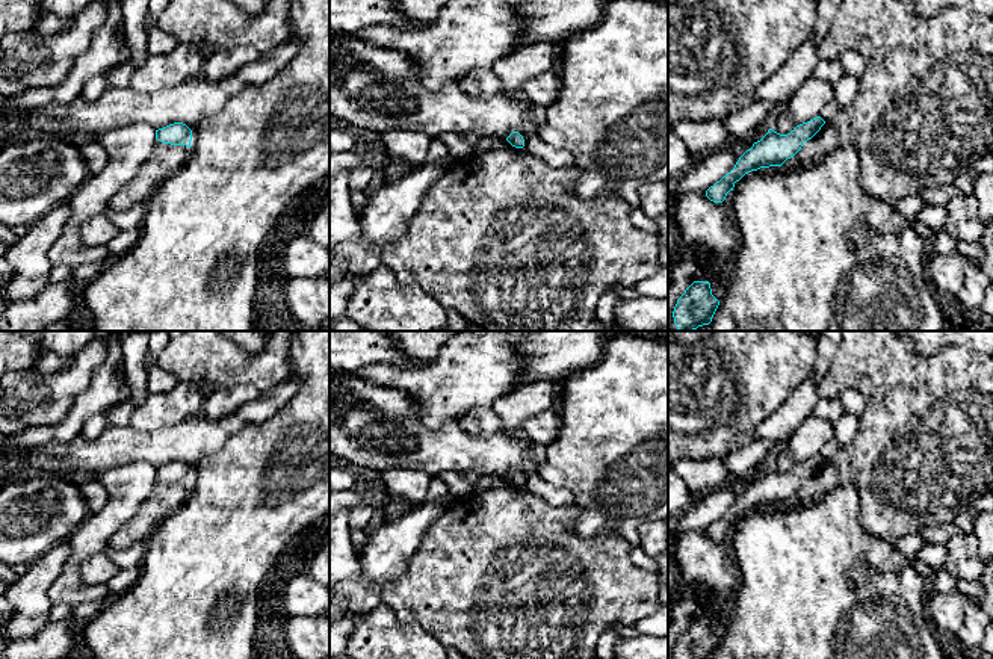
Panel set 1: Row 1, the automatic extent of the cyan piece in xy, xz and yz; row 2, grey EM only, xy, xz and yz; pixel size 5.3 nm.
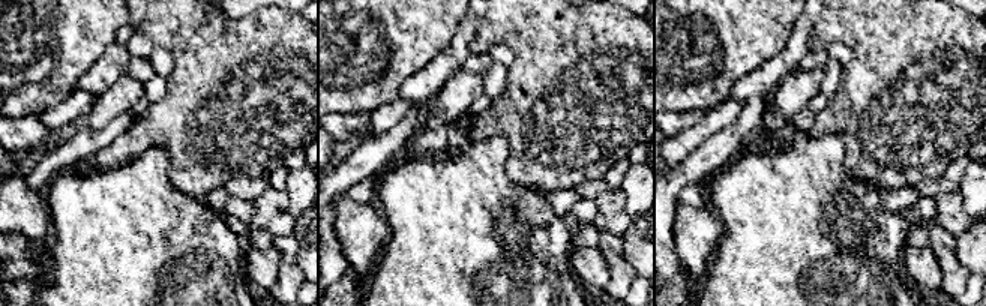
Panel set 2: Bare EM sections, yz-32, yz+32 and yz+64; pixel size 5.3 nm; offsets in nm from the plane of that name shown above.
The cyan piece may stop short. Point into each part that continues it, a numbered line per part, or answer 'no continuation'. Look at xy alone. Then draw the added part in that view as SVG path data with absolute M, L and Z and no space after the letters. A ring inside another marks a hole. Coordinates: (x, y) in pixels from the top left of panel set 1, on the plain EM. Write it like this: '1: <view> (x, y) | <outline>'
no continuation

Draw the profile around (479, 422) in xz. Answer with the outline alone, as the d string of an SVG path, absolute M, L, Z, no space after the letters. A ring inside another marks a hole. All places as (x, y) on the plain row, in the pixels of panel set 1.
M491 407L473 408L458 419L459 426L470 435L485 440L500 432L500 422Z

